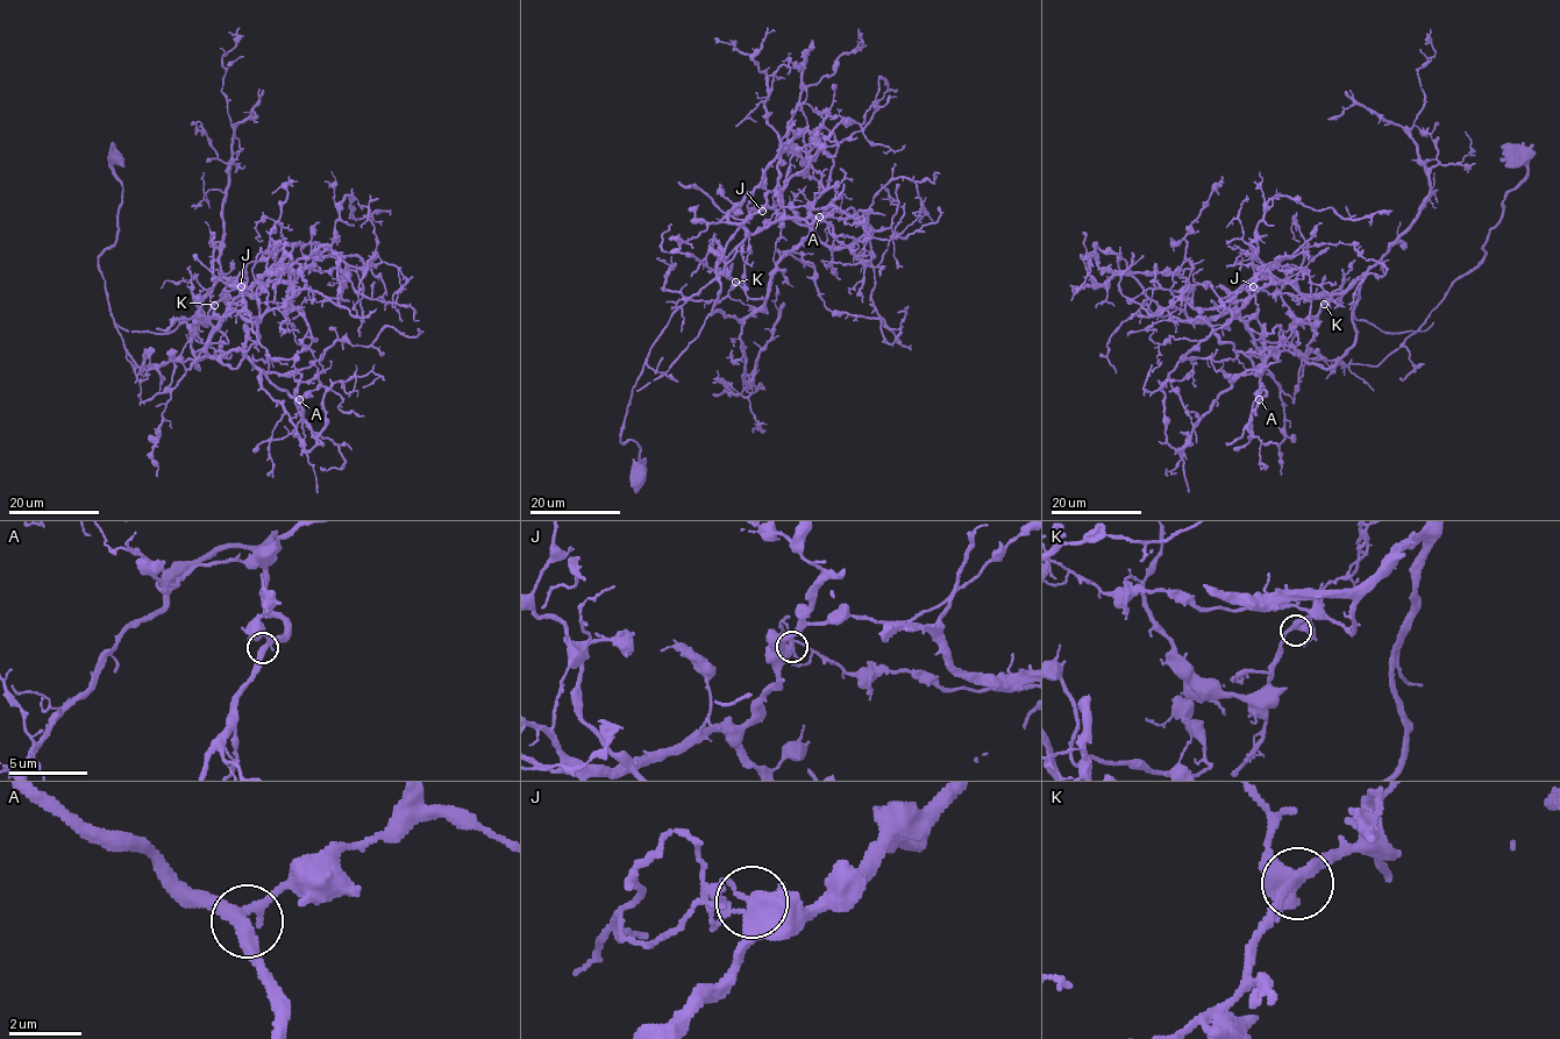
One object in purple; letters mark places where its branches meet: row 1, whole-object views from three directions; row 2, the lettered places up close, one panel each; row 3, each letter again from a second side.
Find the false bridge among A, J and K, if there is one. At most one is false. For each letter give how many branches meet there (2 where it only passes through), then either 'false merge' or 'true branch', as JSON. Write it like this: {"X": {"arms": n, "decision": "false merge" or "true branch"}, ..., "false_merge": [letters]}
{"A": {"arms": 3, "decision": "true branch"}, "J": {"arms": 3, "decision": "false merge"}, "K": {"arms": 3, "decision": "true branch"}, "false_merge": ["J"]}

